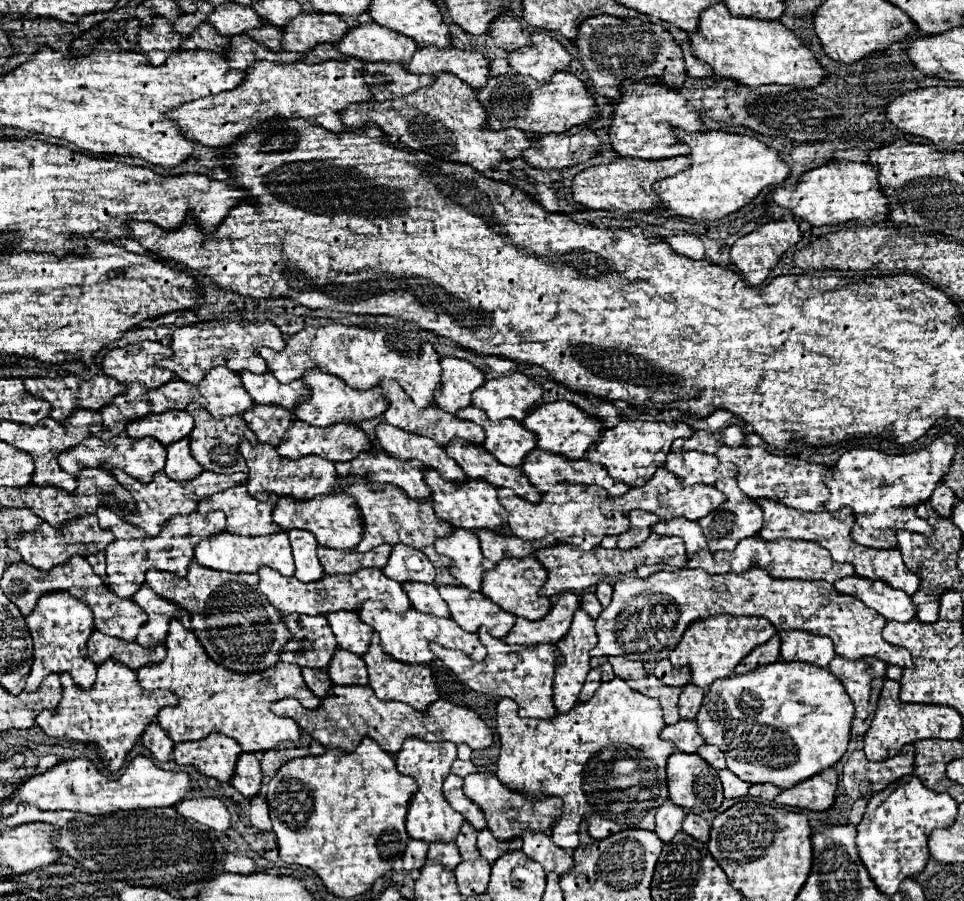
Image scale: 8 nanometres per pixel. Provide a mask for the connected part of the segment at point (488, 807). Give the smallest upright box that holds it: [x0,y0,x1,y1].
[464,773,560,839]

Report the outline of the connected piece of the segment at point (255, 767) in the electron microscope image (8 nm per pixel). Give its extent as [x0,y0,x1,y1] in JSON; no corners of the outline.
[230,753,262,799]

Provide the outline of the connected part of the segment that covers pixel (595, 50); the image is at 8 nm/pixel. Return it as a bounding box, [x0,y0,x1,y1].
[574,15,686,99]

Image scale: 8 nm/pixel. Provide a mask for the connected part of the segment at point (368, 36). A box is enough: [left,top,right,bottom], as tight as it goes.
[334,23,416,63]

